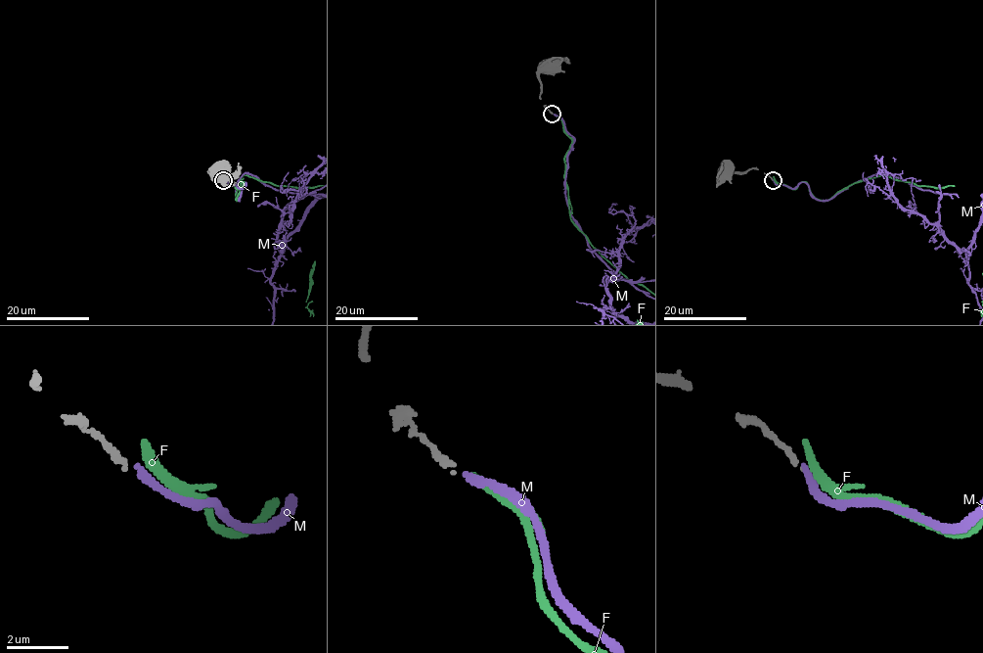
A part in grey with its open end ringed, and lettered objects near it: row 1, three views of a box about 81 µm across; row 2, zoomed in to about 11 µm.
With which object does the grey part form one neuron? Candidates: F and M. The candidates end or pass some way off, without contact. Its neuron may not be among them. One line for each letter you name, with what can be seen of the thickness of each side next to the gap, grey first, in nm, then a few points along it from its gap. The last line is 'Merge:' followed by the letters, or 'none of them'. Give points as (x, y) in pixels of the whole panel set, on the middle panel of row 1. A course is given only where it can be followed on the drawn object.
Merge: none of them

